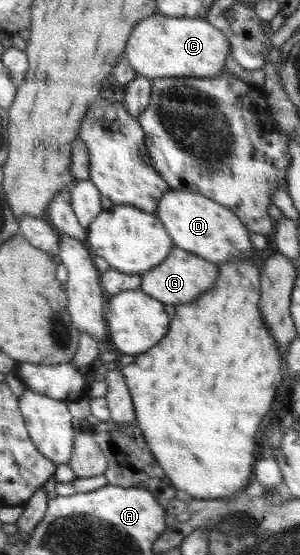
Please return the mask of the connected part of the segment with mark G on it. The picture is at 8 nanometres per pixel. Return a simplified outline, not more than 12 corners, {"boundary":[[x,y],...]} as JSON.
{"boundary":[[174,246],[140,289],[164,304],[211,290],[218,265]]}

